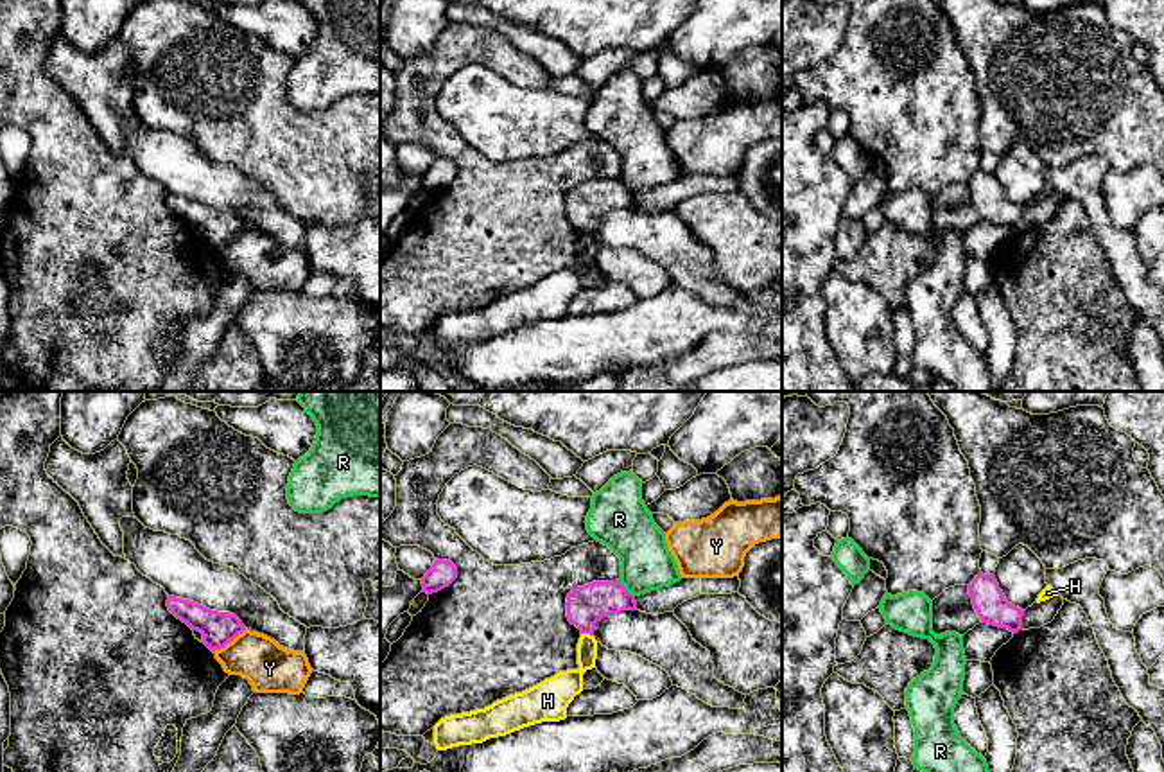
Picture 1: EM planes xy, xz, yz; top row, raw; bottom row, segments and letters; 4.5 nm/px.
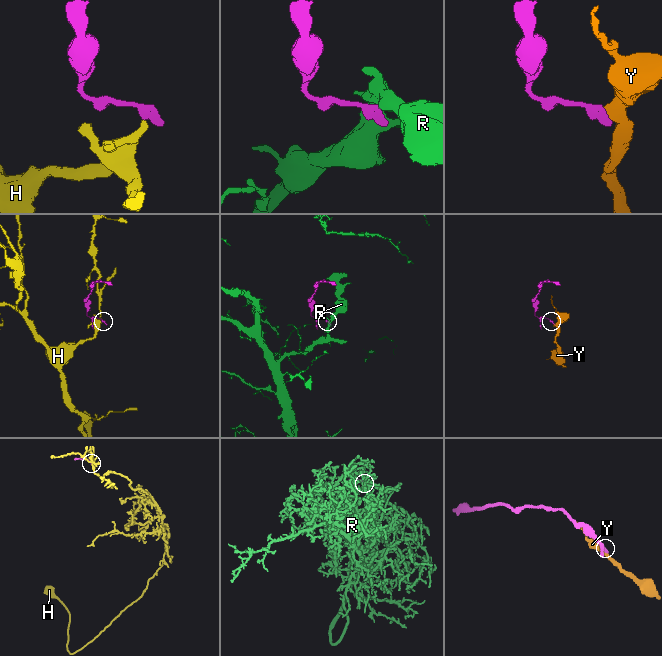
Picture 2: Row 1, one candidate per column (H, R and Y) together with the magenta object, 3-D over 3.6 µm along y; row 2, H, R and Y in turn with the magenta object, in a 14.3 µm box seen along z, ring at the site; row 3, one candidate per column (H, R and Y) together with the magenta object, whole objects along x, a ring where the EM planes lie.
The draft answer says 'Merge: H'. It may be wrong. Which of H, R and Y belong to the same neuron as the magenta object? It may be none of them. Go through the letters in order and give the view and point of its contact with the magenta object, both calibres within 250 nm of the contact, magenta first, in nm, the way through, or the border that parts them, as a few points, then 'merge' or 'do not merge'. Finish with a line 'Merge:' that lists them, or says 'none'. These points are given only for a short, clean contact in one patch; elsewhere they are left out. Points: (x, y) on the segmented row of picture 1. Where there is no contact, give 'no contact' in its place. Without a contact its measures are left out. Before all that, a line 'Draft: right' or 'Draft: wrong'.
Draft: wrong
H: meets magenta in xz at (587, 632); 180 nm thick on the magenta side, 120 nm on the other; border along xz (582, 632), (592, 636); do not merge
R: meets magenta in xz at (623, 587); 180 nm thick on the magenta side, 240 nm on the other; border along xz (619, 578), (634, 596); do not merge
Y: meets magenta in xy at (230, 641); 150 nm thick on the magenta side, 220 nm on the other; border along xy (246, 629), (214, 652); do not merge
Merge: none

